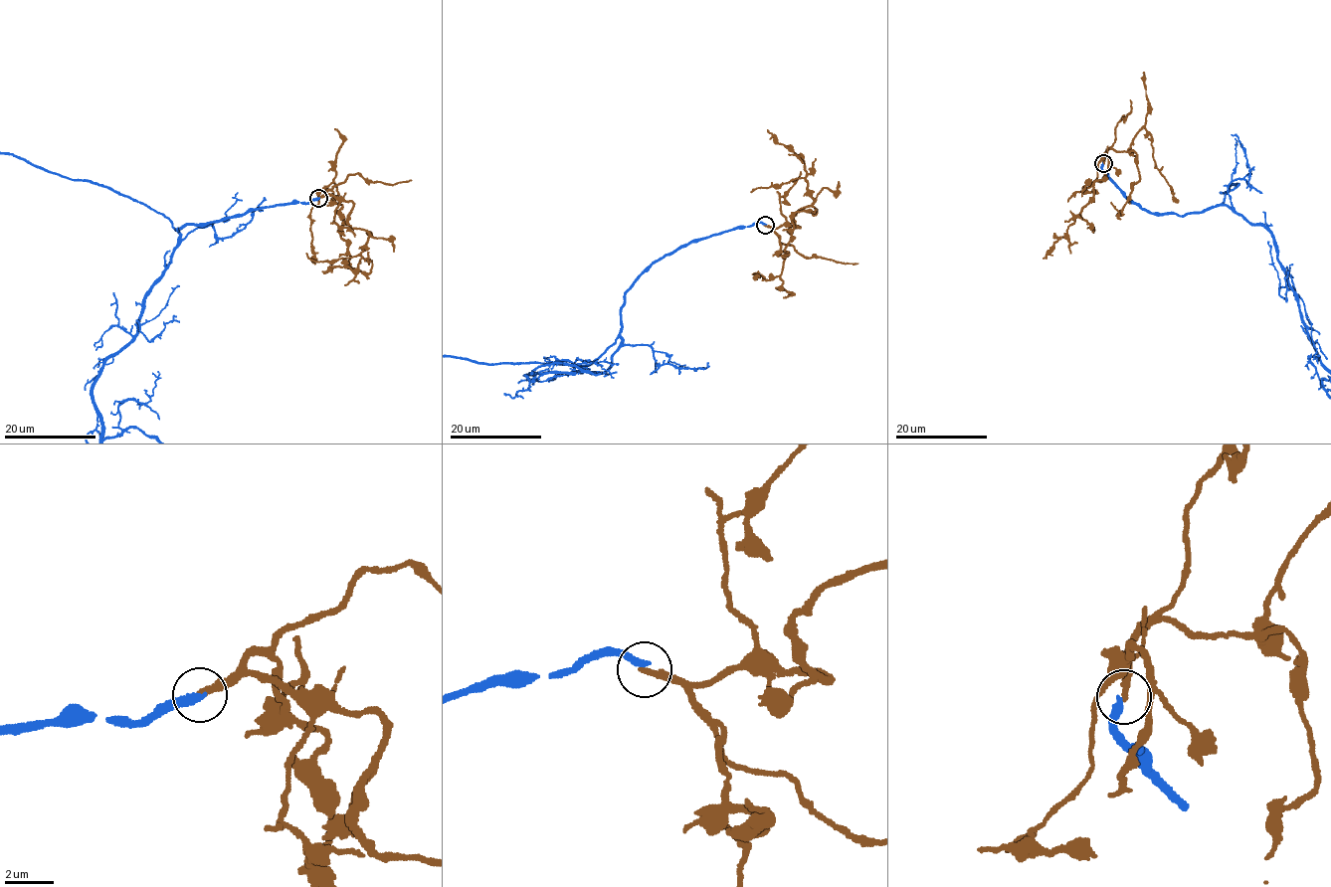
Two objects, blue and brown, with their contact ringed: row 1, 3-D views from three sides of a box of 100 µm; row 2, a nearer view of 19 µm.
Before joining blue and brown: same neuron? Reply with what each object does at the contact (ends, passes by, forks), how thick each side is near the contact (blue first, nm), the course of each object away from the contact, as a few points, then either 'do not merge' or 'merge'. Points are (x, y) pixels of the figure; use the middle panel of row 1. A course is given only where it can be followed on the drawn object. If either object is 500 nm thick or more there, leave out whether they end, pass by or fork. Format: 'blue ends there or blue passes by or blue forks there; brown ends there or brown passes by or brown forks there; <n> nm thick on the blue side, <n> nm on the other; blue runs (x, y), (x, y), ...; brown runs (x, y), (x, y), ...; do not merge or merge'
blue ends there; brown ends there; 280 nm thick on the blue side, 280 nm on the other; blue runs (765, 225), (694, 240), (659, 258), (624, 297), (614, 342), (589, 365), (490, 365); brown runs (765, 226), (800, 227), (794, 214), (810, 207), (814, 199), (802, 159), (767, 129); merge

